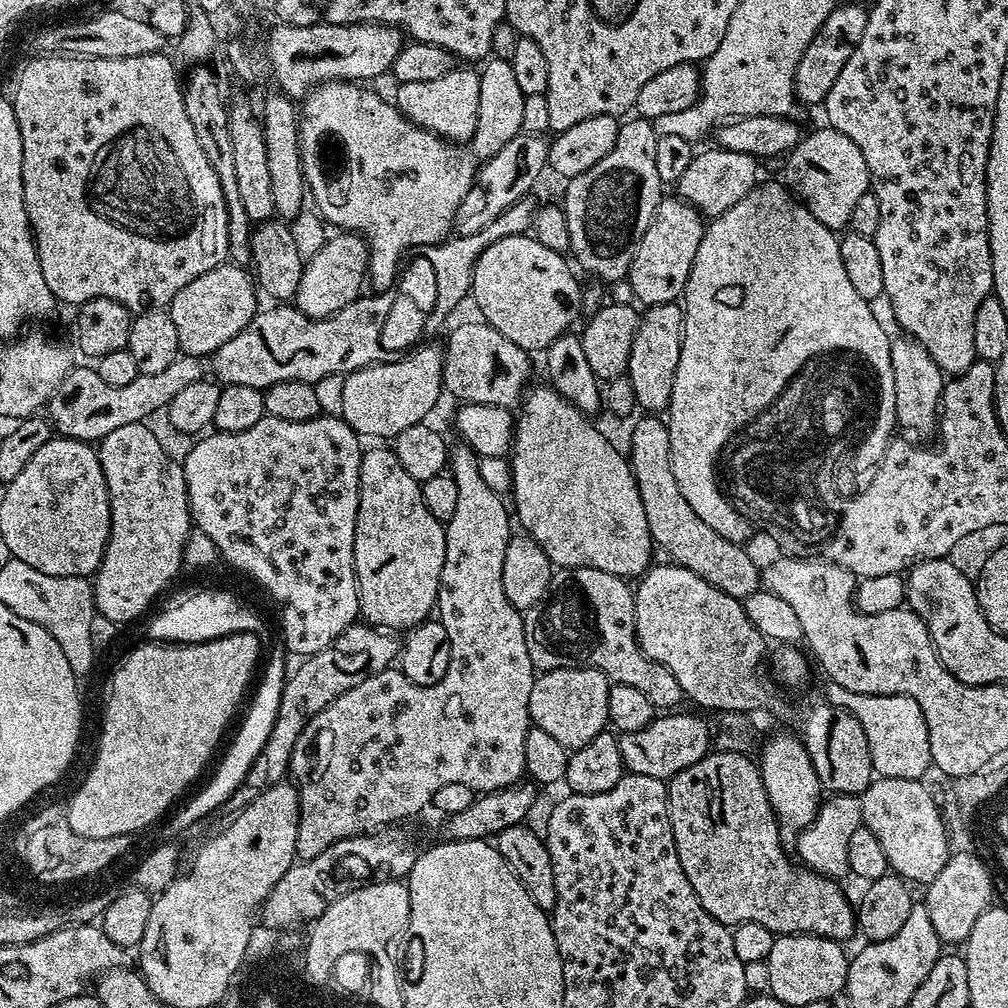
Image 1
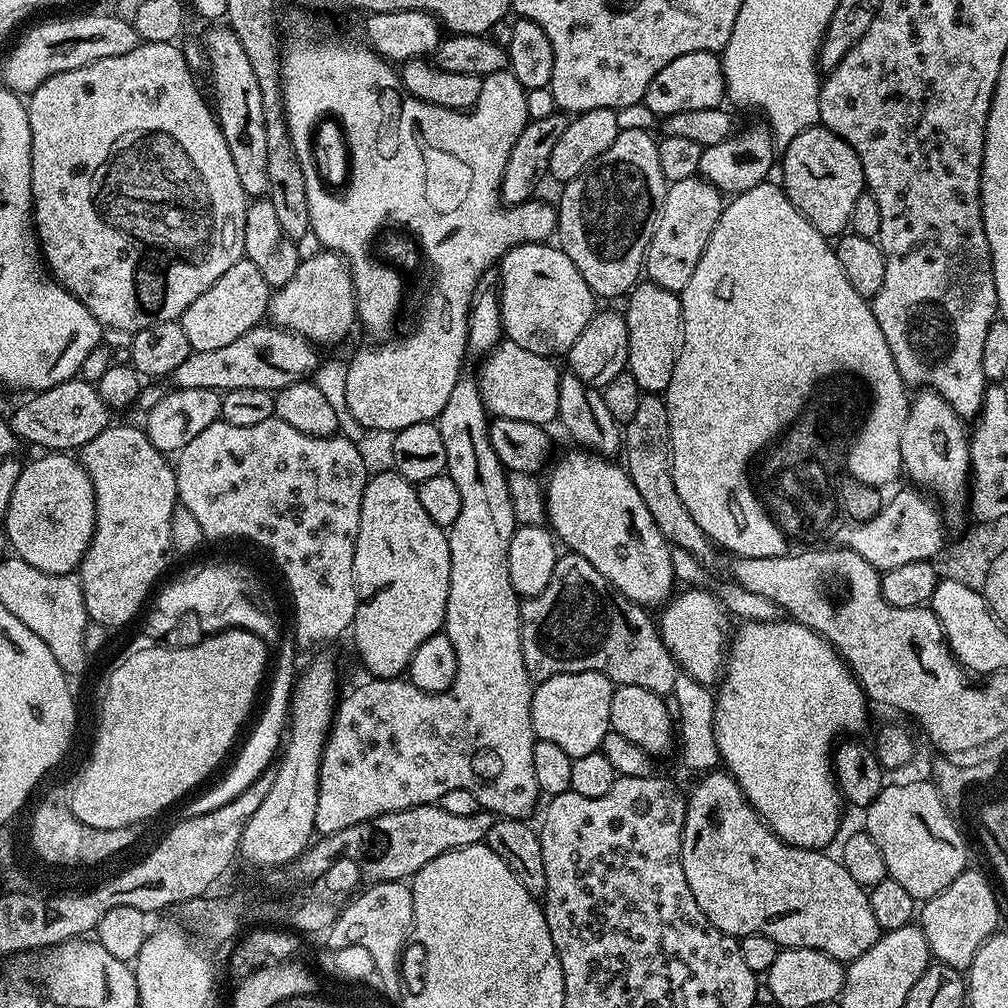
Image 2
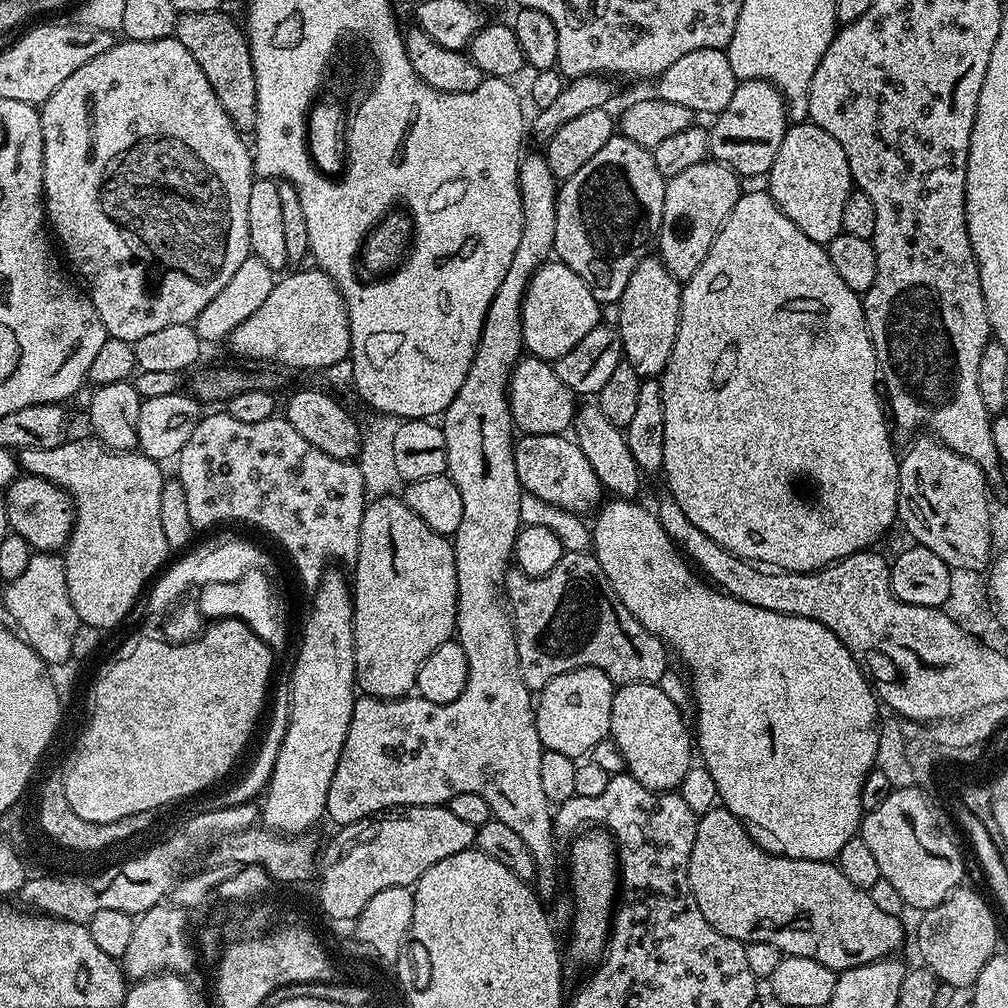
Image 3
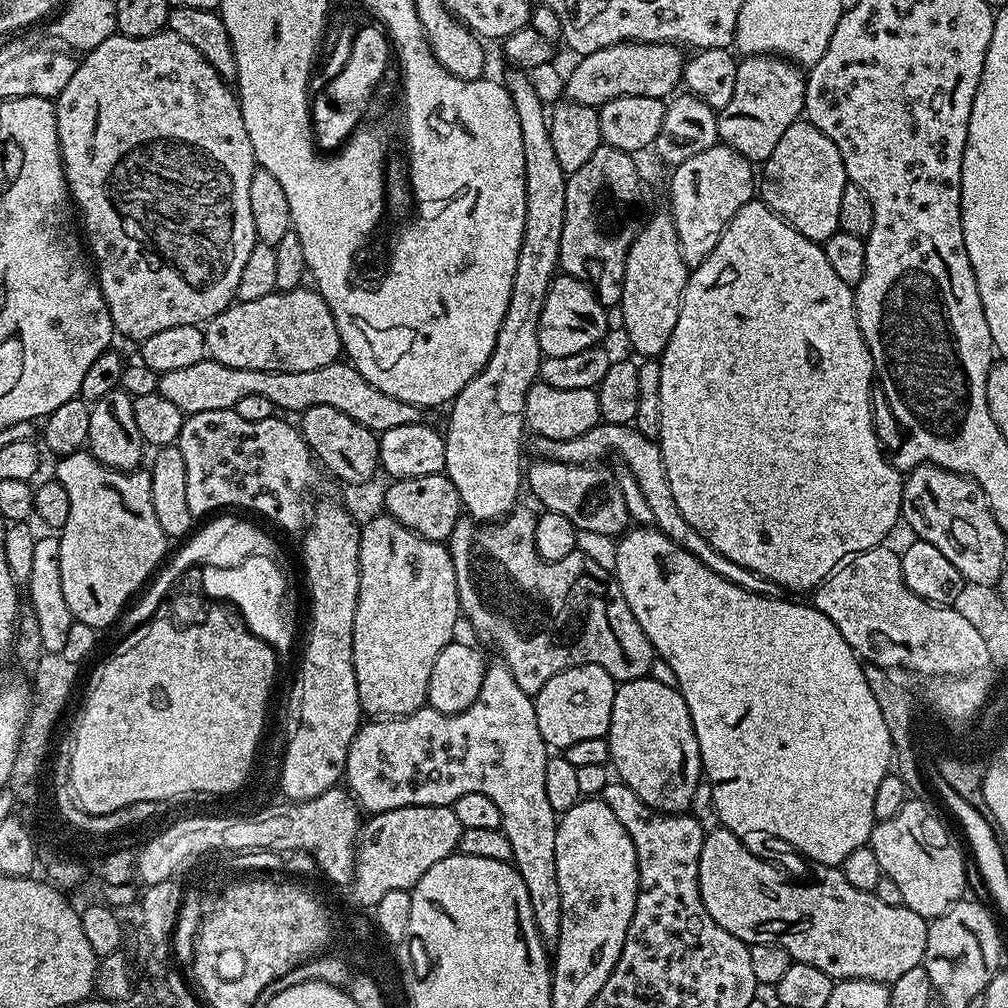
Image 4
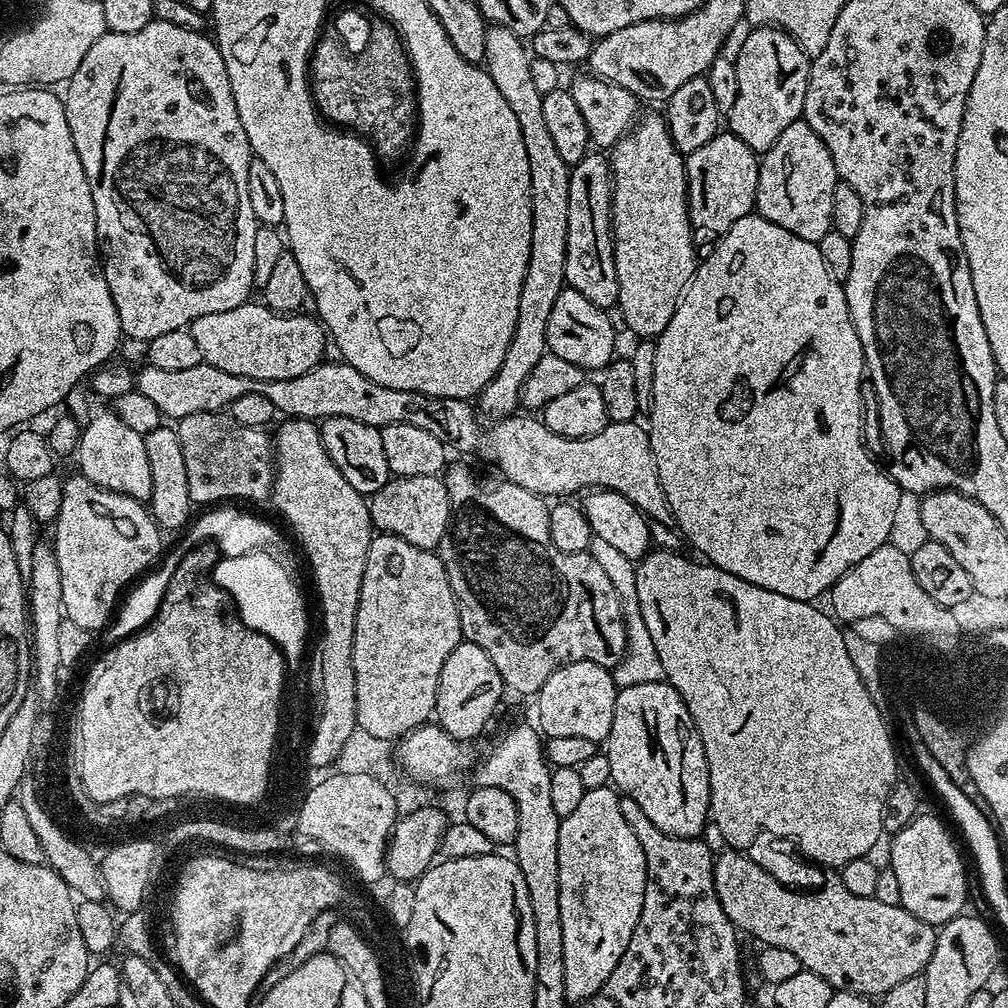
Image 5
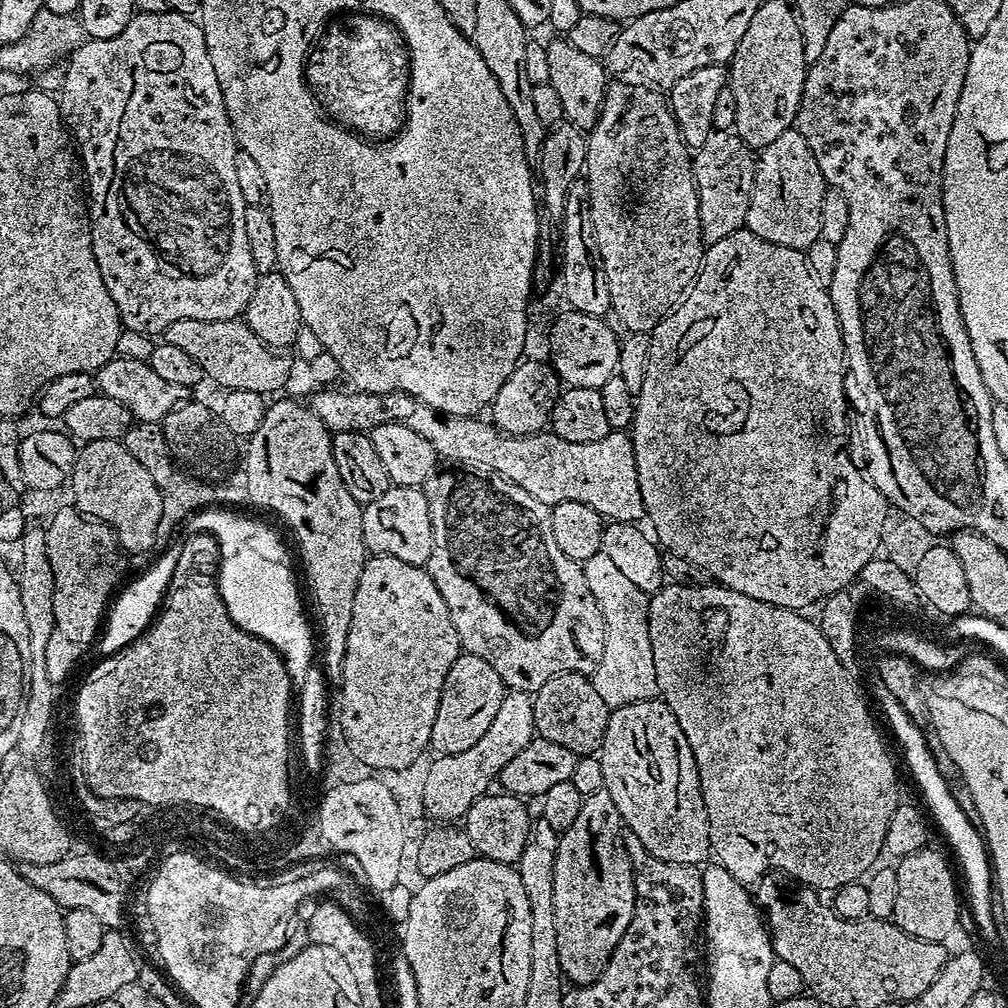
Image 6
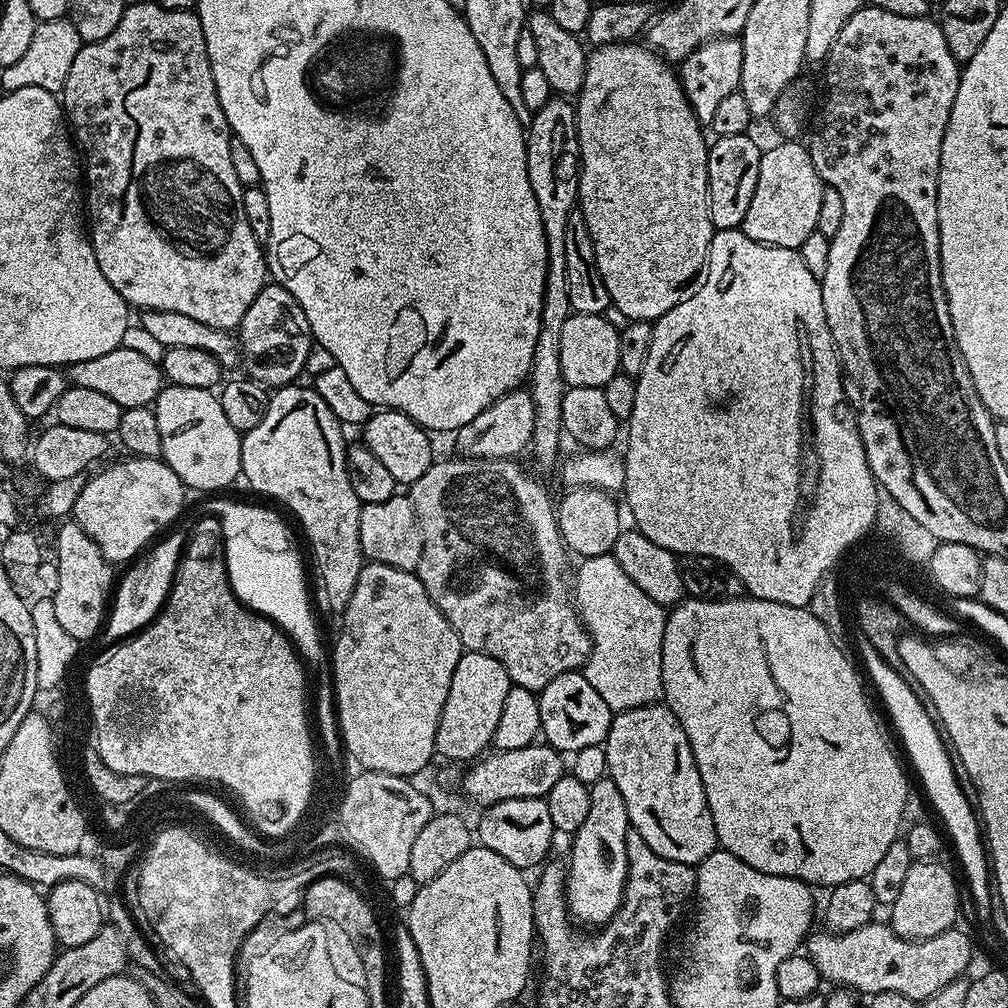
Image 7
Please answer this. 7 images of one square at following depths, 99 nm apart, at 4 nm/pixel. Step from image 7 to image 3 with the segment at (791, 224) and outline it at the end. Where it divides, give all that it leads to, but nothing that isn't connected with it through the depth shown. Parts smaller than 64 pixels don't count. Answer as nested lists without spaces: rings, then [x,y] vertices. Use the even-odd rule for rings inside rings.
[[[796,122],[789,127],[782,138],[782,146],[774,158],[772,168],[766,177],[766,191],[774,198],[774,202],[810,238],[815,244],[825,246],[842,230],[842,206],[846,206],[846,198],[853,192],[854,185],[850,174],[850,162],[846,162],[846,150],[826,130],[811,122]]]

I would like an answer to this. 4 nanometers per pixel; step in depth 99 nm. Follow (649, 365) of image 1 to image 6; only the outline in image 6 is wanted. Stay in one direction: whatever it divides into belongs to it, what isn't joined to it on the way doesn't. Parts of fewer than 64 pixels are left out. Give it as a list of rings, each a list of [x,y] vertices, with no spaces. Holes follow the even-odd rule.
[[[609,83],[608,91],[604,93],[604,101],[600,107],[596,124],[586,136],[588,153],[584,159],[584,167],[586,169],[586,179],[590,186],[590,218],[594,222],[594,238],[598,238],[598,250],[602,254],[602,266],[606,270],[606,282],[610,282],[611,311],[616,312],[617,318],[625,324],[625,329],[633,332],[648,332],[655,328],[657,322],[668,315],[684,299],[685,292],[692,287],[696,273],[700,270],[706,245],[704,235],[700,229],[700,207],[698,206],[696,176],[692,173],[693,153],[684,143],[684,138],[680,133],[680,123],[672,113],[665,93],[655,87],[640,84]]]

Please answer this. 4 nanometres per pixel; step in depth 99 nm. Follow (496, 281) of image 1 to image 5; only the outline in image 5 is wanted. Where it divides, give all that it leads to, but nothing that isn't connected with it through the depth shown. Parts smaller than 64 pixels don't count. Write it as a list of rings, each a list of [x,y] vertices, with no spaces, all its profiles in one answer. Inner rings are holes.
[[[564,287],[558,298],[554,298],[550,322],[546,322],[547,351],[558,358],[566,358],[566,362],[574,362],[574,366],[579,368],[603,370],[617,355],[616,328],[608,316],[611,315],[605,309],[594,306],[590,298],[582,298],[578,290]]]

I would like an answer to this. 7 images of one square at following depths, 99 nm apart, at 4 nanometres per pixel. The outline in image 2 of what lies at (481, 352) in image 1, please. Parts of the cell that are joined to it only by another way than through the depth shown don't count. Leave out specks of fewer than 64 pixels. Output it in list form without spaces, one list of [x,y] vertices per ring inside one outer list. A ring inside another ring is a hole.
[[[505,338],[483,360],[478,375],[480,397],[493,417],[514,418],[514,422],[534,422],[541,426],[548,426],[551,420],[557,419],[562,372],[556,369],[557,361],[553,357],[533,354]]]

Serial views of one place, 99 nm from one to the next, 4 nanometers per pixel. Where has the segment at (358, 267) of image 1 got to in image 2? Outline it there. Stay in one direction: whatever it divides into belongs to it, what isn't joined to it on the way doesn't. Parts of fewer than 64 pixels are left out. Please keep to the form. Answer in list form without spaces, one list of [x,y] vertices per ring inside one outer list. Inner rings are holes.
[[[327,250],[314,254],[314,258],[301,260],[298,270],[294,270],[294,278],[290,278],[286,286],[273,291],[268,302],[268,316],[275,327],[304,336],[317,346],[346,339],[348,331],[358,324],[356,295],[348,261]]]

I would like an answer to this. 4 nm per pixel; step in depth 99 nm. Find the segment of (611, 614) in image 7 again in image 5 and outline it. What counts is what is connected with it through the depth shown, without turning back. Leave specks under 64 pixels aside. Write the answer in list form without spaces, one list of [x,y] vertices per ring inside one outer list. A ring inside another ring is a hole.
[[[593,539],[590,549],[594,562],[606,570],[606,578],[614,582],[614,590],[620,595],[620,605],[624,611],[624,621],[626,622],[626,650],[624,657],[616,663],[616,667],[611,669],[612,677],[617,689],[629,688],[630,686],[642,686],[646,682],[661,682],[664,680],[662,662],[658,658],[658,650],[654,650],[654,638],[650,638],[650,630],[646,630],[646,622],[642,622],[642,610],[638,606],[636,597],[636,564],[626,558],[614,546],[601,540]]]

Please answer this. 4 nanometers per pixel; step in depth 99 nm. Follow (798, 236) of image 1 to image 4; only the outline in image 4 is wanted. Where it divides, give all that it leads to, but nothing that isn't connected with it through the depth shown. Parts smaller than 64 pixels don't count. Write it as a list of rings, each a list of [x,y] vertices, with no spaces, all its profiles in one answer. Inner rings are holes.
[[[753,198],[753,199],[752,199],[752,201],[750,201],[750,203],[748,203],[748,204],[747,204],[747,205],[746,205],[746,206],[742,206],[742,210],[738,210],[738,214],[734,214],[734,218],[733,218],[733,219],[732,219],[732,220],[731,220],[731,222],[730,222],[730,223],[729,223],[729,224],[728,224],[728,225],[727,225],[727,226],[726,226],[726,230],[725,230],[725,231],[724,231],[724,233],[723,233],[723,234],[721,234],[721,235],[720,235],[720,237],[719,237],[719,238],[718,238],[718,246],[714,246],[714,250],[710,250],[710,254],[709,254],[709,255],[708,255],[708,257],[706,257],[706,259],[704,259],[704,260],[703,260],[703,261],[702,261],[702,263],[700,263],[700,265],[699,265],[699,266],[697,266],[697,267],[696,267],[696,268],[693,268],[693,269],[691,269],[691,272],[690,272],[690,275],[689,275],[689,277],[688,277],[688,284],[687,284],[687,285],[686,285],[686,286],[685,286],[685,287],[684,287],[684,297],[683,297],[683,298],[682,298],[682,302],[681,302],[681,303],[680,303],[680,313],[679,313],[679,314],[678,314],[678,322],[674,322],[674,330],[673,330],[673,331],[672,331],[672,333],[671,333],[671,334],[670,334],[670,342],[669,342],[669,343],[668,343],[668,345],[667,345],[667,346],[666,346],[666,350],[665,350],[665,351],[664,351],[664,353],[662,353],[662,354],[661,354],[661,355],[660,355],[660,357],[658,357],[658,359],[659,359],[659,361],[660,361],[660,369],[661,369],[661,370],[662,370],[662,390],[661,390],[661,391],[660,391],[660,393],[661,393],[661,394],[662,394],[662,418],[661,418],[661,419],[660,419],[660,434],[659,434],[659,437],[658,437],[658,443],[659,443],[659,446],[660,446],[660,453],[661,453],[661,454],[662,454],[662,462],[663,462],[663,463],[664,463],[664,465],[665,465],[665,466],[666,466],[666,478],[667,478],[667,479],[668,479],[668,481],[669,481],[669,482],[670,482],[670,491],[672,491],[672,492],[673,492],[673,493],[674,493],[674,502],[678,502],[678,510],[682,510],[682,518],[686,518],[686,522],[690,522],[690,526],[694,526],[694,530],[698,530],[698,534],[699,534],[699,535],[700,535],[700,536],[701,536],[701,537],[702,537],[702,538],[706,538],[706,542],[710,542],[710,546],[714,546],[714,550],[718,550],[718,554],[722,554],[722,555],[723,555],[723,556],[725,556],[725,557],[726,557],[726,558],[730,558],[730,562],[738,562],[738,566],[742,566],[742,567],[743,567],[743,568],[745,568],[745,569],[746,569],[746,570],[750,570],[750,571],[751,571],[751,572],[757,572],[757,574],[759,574],[759,575],[760,575],[760,576],[764,576],[764,577],[766,577],[766,578],[767,578],[767,579],[768,579],[768,580],[772,580],[772,581],[774,581],[774,583],[776,583],[776,584],[777,584],[777,585],[778,585],[778,586],[779,586],[779,587],[780,587],[780,588],[781,588],[781,589],[784,589],[784,588],[789,588],[789,590],[790,590],[790,591],[792,591],[792,592],[805,592],[805,594],[808,594],[808,593],[811,593],[811,592],[812,592],[812,591],[813,591],[813,589],[815,589],[815,587],[816,587],[816,585],[818,585],[818,584],[821,584],[821,583],[822,583],[822,582],[823,582],[823,581],[824,581],[824,580],[827,580],[827,579],[828,579],[828,577],[829,577],[829,576],[831,576],[831,575],[832,575],[832,573],[833,573],[833,572],[835,572],[835,571],[836,571],[836,569],[837,569],[837,568],[839,568],[839,567],[840,567],[840,565],[841,565],[841,564],[843,564],[843,563],[845,563],[845,561],[847,561],[847,560],[848,560],[848,559],[849,559],[849,558],[851,558],[851,557],[853,557],[853,556],[857,556],[857,554],[859,554],[859,552],[867,552],[867,546],[869,546],[869,544],[874,544],[874,543],[879,543],[879,544],[881,544],[881,545],[883,545],[883,544],[884,544],[884,543],[885,543],[885,541],[887,541],[887,540],[886,540],[886,538],[887,538],[887,536],[888,536],[888,535],[890,535],[890,534],[891,534],[891,532],[892,532],[892,527],[894,527],[894,526],[895,526],[895,524],[896,524],[896,523],[897,523],[897,524],[898,524],[898,525],[899,525],[899,524],[900,524],[900,523],[901,523],[901,520],[902,520],[902,517],[901,517],[901,515],[900,515],[900,507],[901,507],[901,506],[902,506],[902,490],[903,490],[903,489],[904,489],[904,482],[903,482],[903,479],[902,479],[902,473],[900,473],[900,471],[898,471],[898,469],[897,469],[897,468],[895,468],[895,466],[894,466],[894,465],[893,465],[893,464],[892,464],[892,461],[891,461],[891,459],[889,459],[889,457],[888,457],[888,456],[887,456],[887,455],[886,455],[886,456],[885,456],[885,457],[884,457],[884,452],[883,452],[883,450],[882,450],[882,449],[880,449],[880,440],[879,440],[879,438],[878,438],[878,437],[876,437],[876,424],[875,424],[875,422],[874,422],[874,421],[872,421],[872,388],[873,388],[873,392],[874,392],[874,369],[873,369],[873,366],[872,366],[872,355],[871,355],[871,354],[870,354],[870,350],[869,350],[869,349],[868,349],[868,347],[867,347],[867,346],[866,346],[866,342],[865,342],[865,341],[864,341],[864,335],[863,335],[863,334],[862,334],[862,330],[861,330],[861,329],[860,329],[860,323],[859,323],[859,322],[858,322],[858,318],[857,318],[857,317],[856,317],[856,297],[855,297],[855,295],[854,295],[854,292],[853,292],[853,289],[852,289],[852,288],[851,288],[851,287],[850,287],[850,285],[849,285],[849,284],[847,284],[847,283],[846,283],[846,282],[842,282],[842,278],[838,278],[838,274],[834,274],[834,270],[833,270],[833,268],[831,268],[831,266],[830,266],[830,262],[826,262],[826,254],[825,254],[825,253],[824,253],[824,250],[823,250],[823,247],[821,247],[821,245],[820,245],[820,244],[819,244],[819,243],[817,243],[817,241],[815,241],[815,240],[811,240],[811,239],[810,239],[810,238],[806,238],[806,237],[805,237],[805,236],[803,236],[803,235],[802,235],[802,234],[798,234],[798,230],[794,230],[794,229],[793,229],[793,228],[792,228],[792,227],[790,227],[790,226],[789,226],[789,225],[788,225],[788,224],[787,224],[787,222],[786,222],[786,221],[784,221],[784,220],[783,220],[783,218],[781,218],[781,216],[780,216],[780,215],[778,215],[778,213],[777,213],[777,212],[772,212],[772,211],[770,211],[770,209],[769,209],[769,208],[768,208],[768,205],[767,205],[767,204],[765,204],[765,203],[764,203],[764,201],[763,201],[763,200],[761,200],[761,199],[759,199],[759,198]],[[746,434],[748,434],[748,436],[752,436],[752,438],[756,438],[756,440],[758,440],[758,444],[760,444],[760,442],[762,442],[762,446],[754,446],[754,448],[756,448],[756,450],[754,450],[754,454],[752,454],[752,456],[750,456],[750,458],[752,458],[752,460],[750,460],[750,462],[752,462],[752,464],[748,464],[748,466],[750,466],[750,470],[752,470],[752,472],[750,472],[750,474],[754,474],[754,476],[752,476],[752,478],[754,478],[754,480],[752,480],[752,482],[754,482],[754,484],[752,484],[752,486],[750,486],[750,488],[736,488],[736,484],[734,484],[734,482],[738,482],[738,478],[732,478],[732,476],[734,476],[734,474],[738,474],[738,472],[734,472],[734,470],[736,470],[736,466],[740,466],[740,464],[738,464],[738,462],[740,462],[740,460],[738,460],[738,458],[740,458],[740,456],[744,456],[744,450],[742,450],[742,448],[740,448],[740,438],[744,438],[744,436],[746,436]],[[758,494],[774,494],[774,498],[776,498],[776,496],[778,496],[778,500],[784,500],[784,512],[782,512],[782,514],[776,514],[776,516],[774,516],[774,520],[782,520],[782,518],[784,518],[784,524],[754,524],[754,522],[752,522],[752,524],[750,524],[750,520],[752,520],[752,518],[750,518],[750,512],[754,512],[754,508],[752,508],[752,504],[750,504],[750,502],[752,502],[752,500],[756,500],[756,498],[758,498]],[[792,498],[794,498],[794,504],[796,504],[796,498],[798,498],[798,504],[796,504],[796,506],[798,506],[798,510],[792,510],[792,514],[790,514],[790,510],[788,510],[788,506],[792,506]]]

